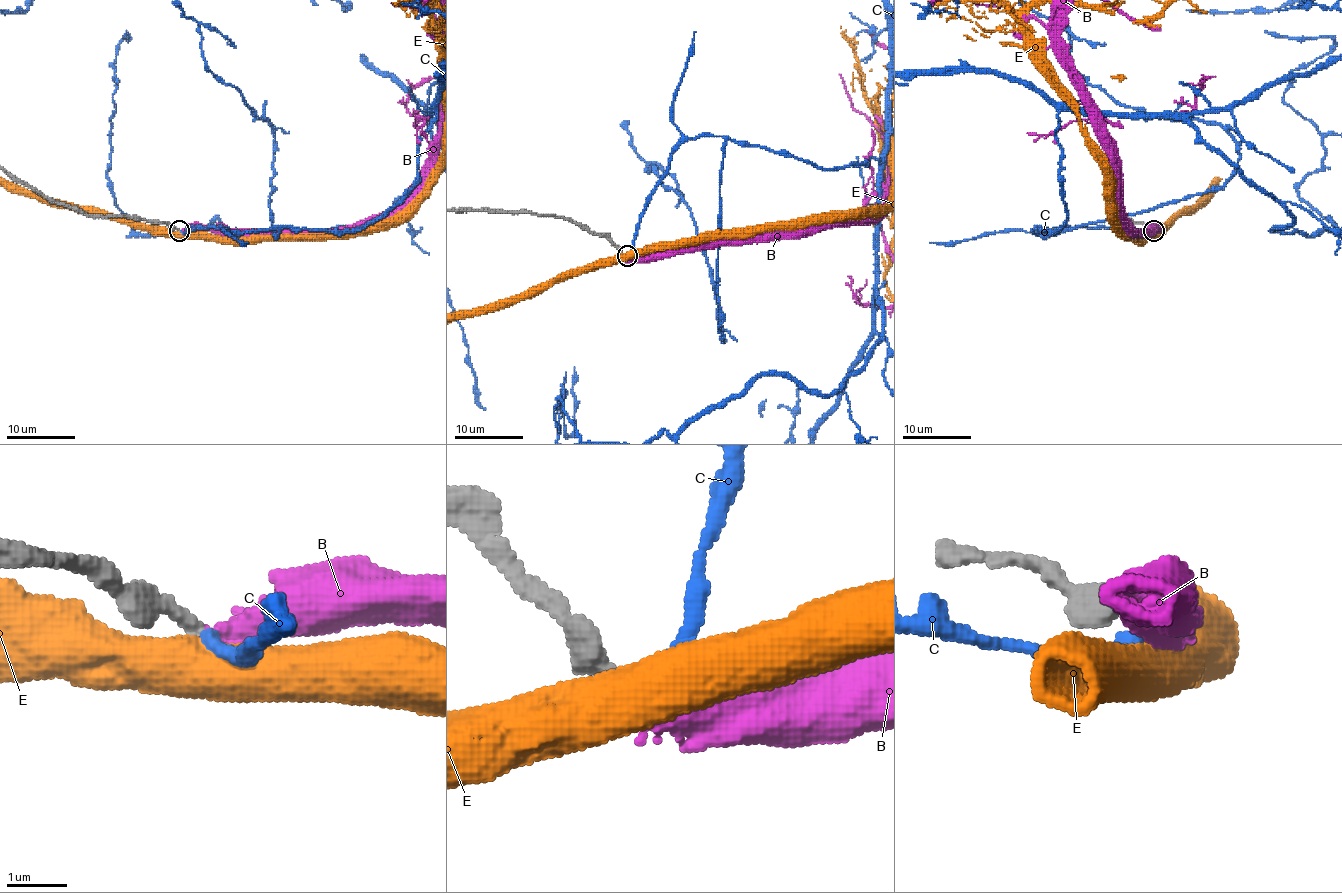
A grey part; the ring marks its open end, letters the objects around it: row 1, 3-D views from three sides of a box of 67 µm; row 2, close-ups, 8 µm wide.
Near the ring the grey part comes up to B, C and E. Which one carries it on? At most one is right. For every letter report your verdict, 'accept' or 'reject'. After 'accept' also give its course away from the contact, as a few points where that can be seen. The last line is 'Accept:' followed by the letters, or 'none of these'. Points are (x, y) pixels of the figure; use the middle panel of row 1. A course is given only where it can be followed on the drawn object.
B: reject
C: accept
E: reject
Accept: C

